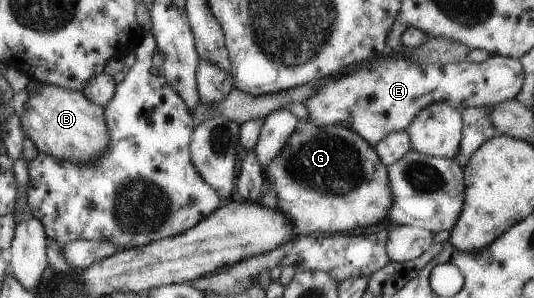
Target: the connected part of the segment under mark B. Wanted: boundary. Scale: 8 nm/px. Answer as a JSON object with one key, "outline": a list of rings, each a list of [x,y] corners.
{"outline":[[[40,83],[36,92],[27,92],[24,110],[20,113],[20,126],[38,152],[59,160],[92,163],[105,150],[109,137],[102,108],[87,100],[81,91]]]}

